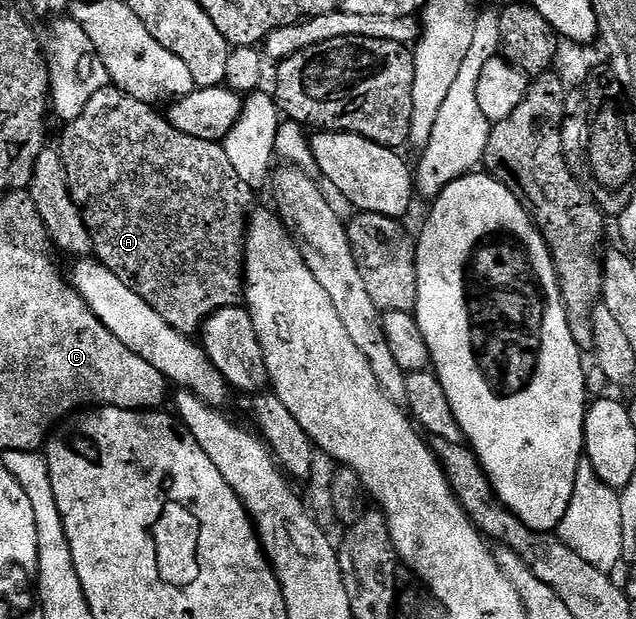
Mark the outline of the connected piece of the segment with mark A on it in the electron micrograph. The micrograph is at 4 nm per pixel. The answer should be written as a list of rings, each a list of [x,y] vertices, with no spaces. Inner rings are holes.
[[[107,85],[84,105],[84,113],[71,123],[65,124],[66,132],[62,135],[60,150],[64,161],[66,184],[70,190],[72,201],[78,206],[86,231],[90,235],[90,246],[97,262],[107,267],[113,275],[120,277],[134,292],[148,303],[168,325],[172,325],[181,335],[193,336],[201,332],[202,324],[212,313],[225,307],[237,307],[244,299],[244,276],[246,274],[246,224],[251,214],[250,195],[252,188],[240,181],[236,169],[232,169],[232,161],[228,161],[228,153],[221,142],[204,141],[200,137],[188,137],[188,133],[180,133],[170,123],[165,114],[158,115],[157,106],[140,101],[131,95],[125,95],[120,88]]]

